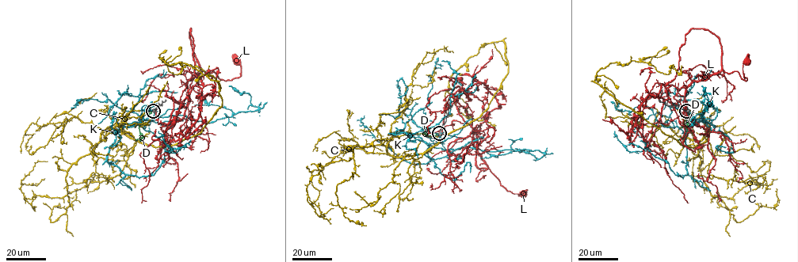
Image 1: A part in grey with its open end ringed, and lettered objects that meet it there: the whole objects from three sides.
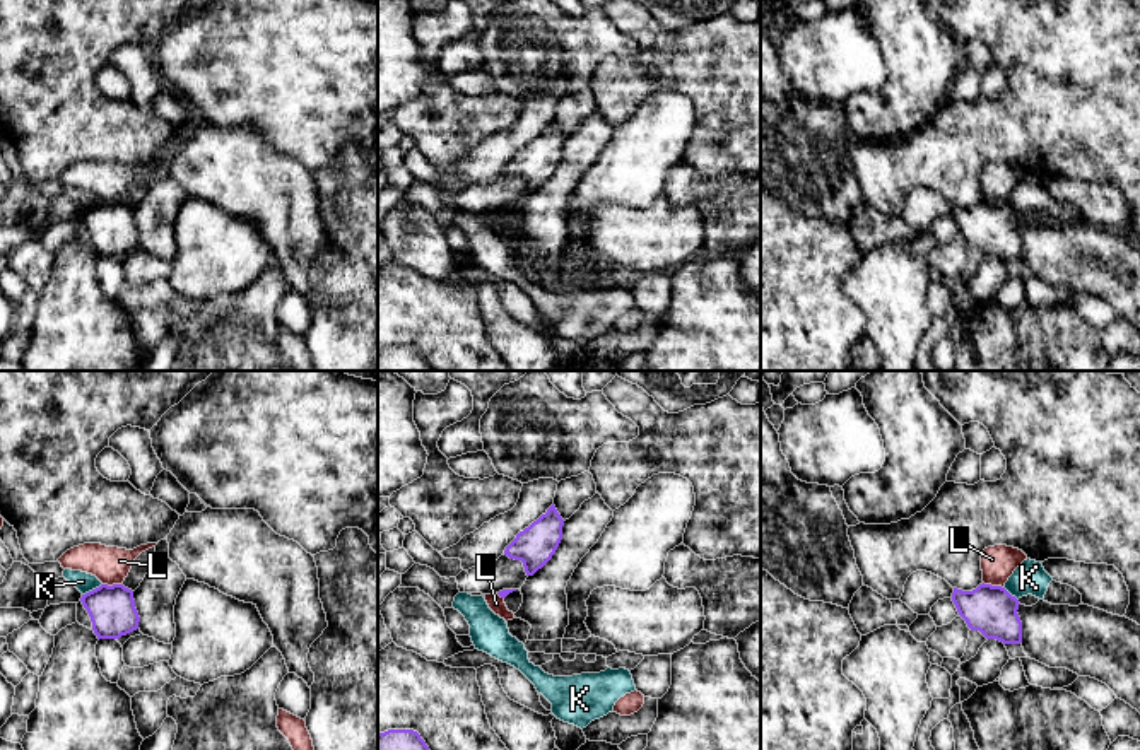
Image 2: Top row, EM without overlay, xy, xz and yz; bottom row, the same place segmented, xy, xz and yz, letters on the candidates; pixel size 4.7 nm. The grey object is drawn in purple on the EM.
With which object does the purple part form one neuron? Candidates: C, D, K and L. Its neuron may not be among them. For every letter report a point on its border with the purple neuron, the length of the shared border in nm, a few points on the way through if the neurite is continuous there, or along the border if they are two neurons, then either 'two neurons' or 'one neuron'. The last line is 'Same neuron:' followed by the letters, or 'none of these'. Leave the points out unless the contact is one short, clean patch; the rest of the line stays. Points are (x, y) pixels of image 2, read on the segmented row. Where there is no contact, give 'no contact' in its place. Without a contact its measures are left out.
C: no contact; one neuron
D: no contact; two neurons
K: contact xy (93, 590); length 110 nm; border xy (101, 583), (82, 595); two neurons
L: contact yz (993, 586); length 100 nm; border yz (983, 581), (1002, 588); two neurons
Same neuron: C

